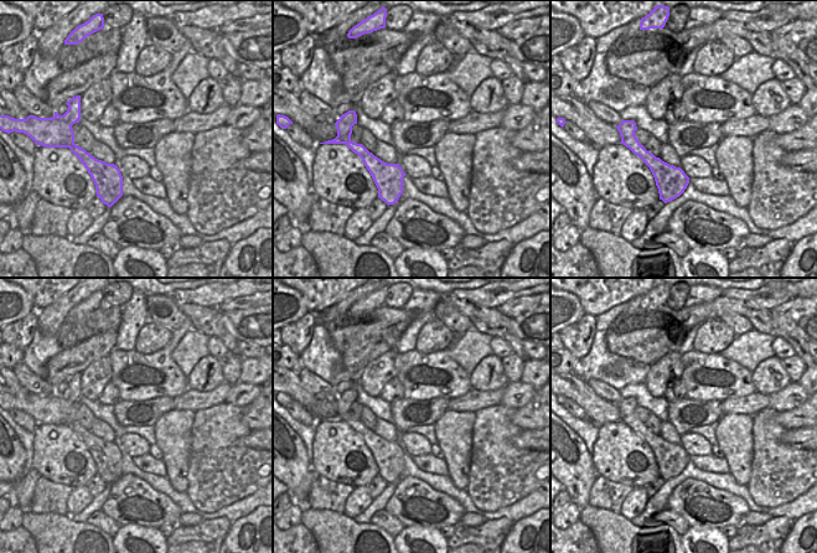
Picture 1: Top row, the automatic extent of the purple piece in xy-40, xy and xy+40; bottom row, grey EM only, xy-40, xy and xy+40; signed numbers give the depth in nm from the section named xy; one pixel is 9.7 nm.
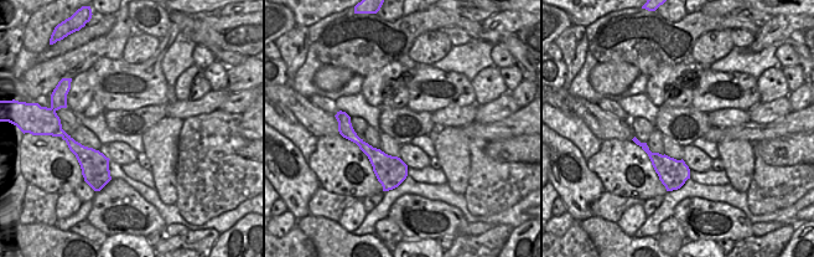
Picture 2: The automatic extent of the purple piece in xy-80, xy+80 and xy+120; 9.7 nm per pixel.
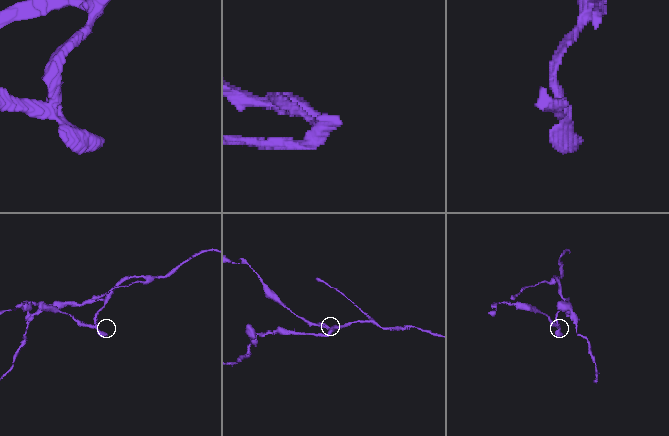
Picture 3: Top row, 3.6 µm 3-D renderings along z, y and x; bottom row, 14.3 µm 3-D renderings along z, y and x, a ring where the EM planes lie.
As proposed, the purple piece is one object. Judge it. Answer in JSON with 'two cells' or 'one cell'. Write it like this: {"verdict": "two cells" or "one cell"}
{"verdict": "two cells"}

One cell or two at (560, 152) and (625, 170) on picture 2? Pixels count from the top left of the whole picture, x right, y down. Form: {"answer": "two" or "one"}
{"answer": "two"}

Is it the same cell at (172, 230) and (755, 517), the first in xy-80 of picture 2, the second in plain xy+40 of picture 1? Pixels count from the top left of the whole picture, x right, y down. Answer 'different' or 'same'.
same

